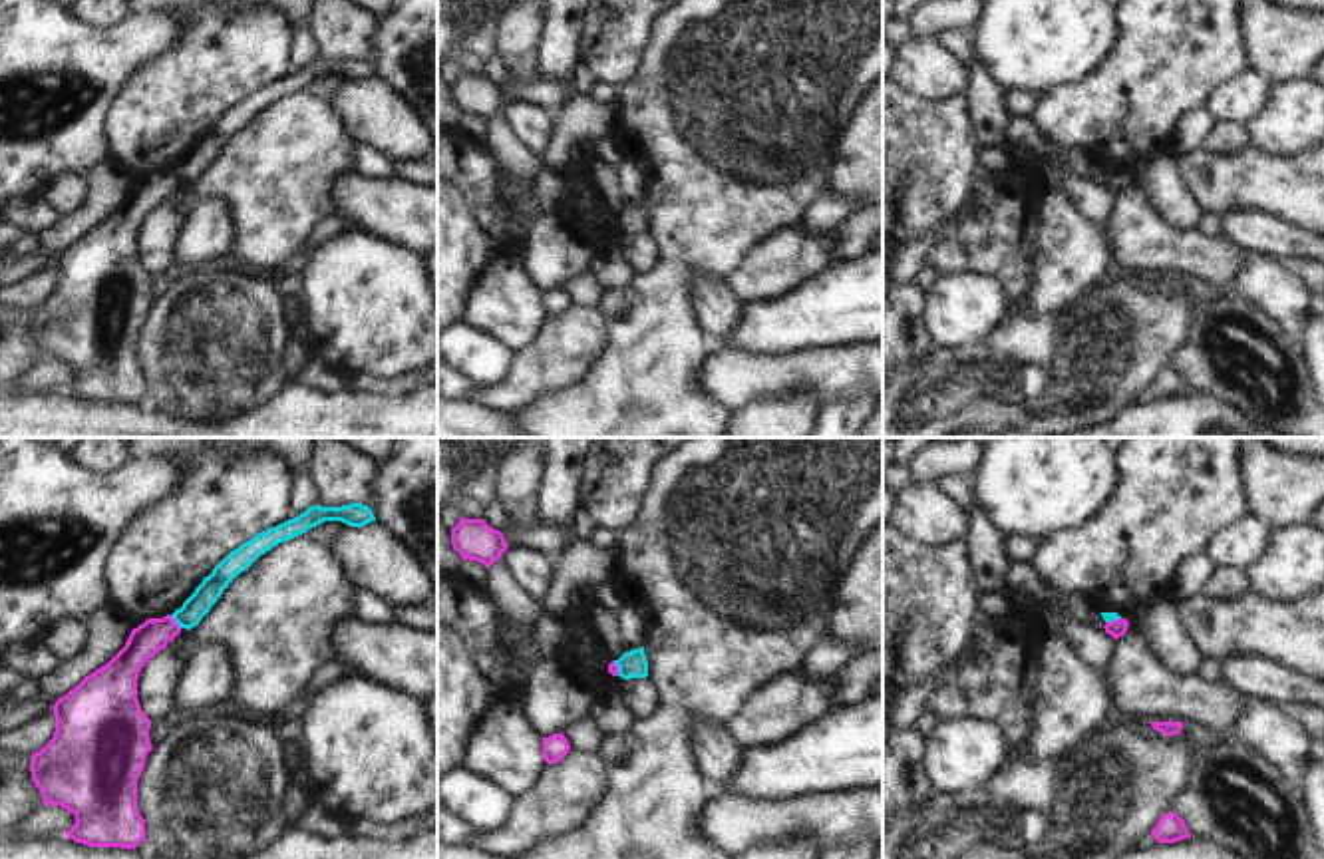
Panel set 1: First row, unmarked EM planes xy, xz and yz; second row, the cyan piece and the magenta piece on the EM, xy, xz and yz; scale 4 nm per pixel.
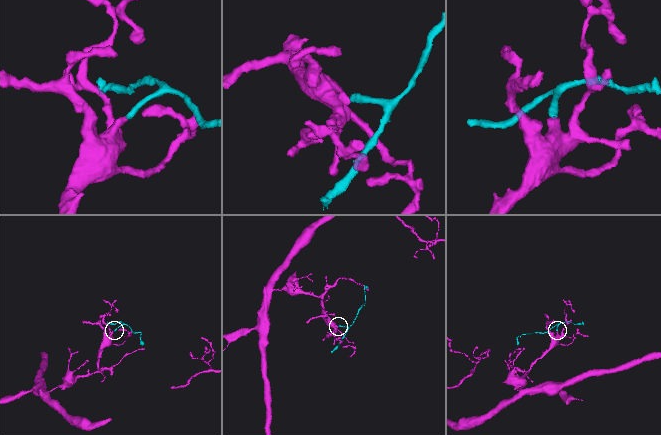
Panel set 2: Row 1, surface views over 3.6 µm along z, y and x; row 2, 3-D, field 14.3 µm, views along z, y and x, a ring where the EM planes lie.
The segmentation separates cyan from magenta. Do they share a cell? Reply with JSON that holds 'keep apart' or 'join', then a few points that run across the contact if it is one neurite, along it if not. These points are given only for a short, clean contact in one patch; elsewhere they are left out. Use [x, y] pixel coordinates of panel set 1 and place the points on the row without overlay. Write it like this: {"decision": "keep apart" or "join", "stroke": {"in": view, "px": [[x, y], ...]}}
{"decision": "keep apart", "stroke": {"in": "xy", "px": [[169, 170], [181, 181]]}}

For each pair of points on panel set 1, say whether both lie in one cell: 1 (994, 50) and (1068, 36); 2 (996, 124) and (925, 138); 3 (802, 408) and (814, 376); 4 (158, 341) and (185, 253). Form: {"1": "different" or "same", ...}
{"1": "same", "2": "different", "3": "different", "4": "different"}

